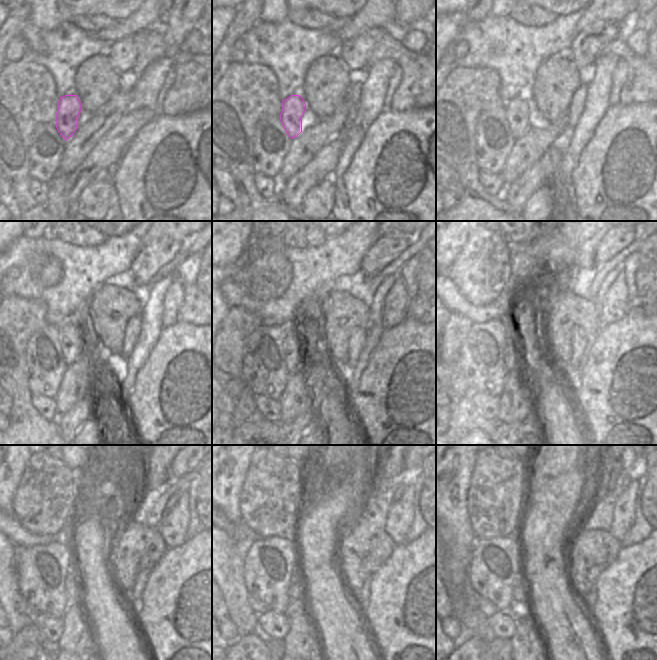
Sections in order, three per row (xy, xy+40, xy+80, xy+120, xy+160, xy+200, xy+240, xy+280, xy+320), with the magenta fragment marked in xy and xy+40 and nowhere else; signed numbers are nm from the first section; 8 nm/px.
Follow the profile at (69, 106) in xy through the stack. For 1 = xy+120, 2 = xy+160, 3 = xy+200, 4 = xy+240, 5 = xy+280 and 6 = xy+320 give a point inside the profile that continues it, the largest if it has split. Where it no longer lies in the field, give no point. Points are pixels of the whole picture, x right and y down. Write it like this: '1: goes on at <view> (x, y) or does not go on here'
1: goes on at xy+120 (71, 342)
2: goes on at xy+160 (291, 345)
3: goes on at xy+200 (514, 361)
4: goes on at xy+240 (72, 587)
5: goes on at xy+280 (295, 591)
6: goes on at xy+320 (519, 593)

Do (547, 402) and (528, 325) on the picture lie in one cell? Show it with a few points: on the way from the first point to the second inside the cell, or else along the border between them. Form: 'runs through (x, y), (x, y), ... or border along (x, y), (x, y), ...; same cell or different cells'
runs through (547, 383), (547, 373), (538, 358), (536, 344); same cell

